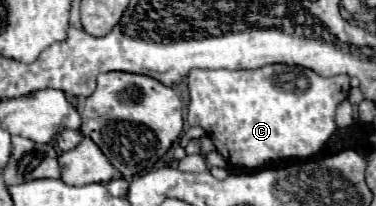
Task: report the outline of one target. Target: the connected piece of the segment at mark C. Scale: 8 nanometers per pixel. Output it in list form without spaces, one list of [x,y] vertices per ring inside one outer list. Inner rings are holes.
[[[267,64],[255,70],[191,70],[187,76],[189,86],[189,112],[187,122],[201,126],[213,140],[217,152],[237,168],[257,170],[265,162],[283,158],[309,158],[323,150],[335,126],[335,108],[349,94],[349,76],[337,74],[323,78],[303,66]]]

